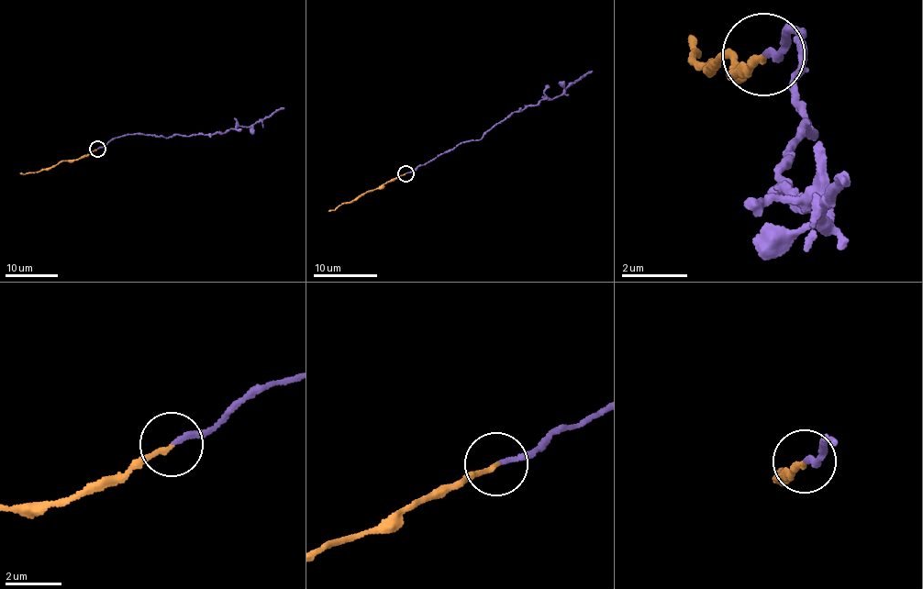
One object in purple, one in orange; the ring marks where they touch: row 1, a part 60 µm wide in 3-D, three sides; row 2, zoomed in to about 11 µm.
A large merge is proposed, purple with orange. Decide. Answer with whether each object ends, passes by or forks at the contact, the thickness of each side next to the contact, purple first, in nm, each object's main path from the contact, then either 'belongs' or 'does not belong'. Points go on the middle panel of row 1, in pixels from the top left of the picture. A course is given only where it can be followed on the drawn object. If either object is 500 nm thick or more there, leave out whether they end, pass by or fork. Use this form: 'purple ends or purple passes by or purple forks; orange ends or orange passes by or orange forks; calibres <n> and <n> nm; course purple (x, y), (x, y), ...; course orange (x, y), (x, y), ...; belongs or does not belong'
purple ends; orange ends; calibres 150 and 150 nm; course purple (405, 172), (459, 144), (483, 138), (515, 111), (539, 105), (541, 99), (557, 98), (568, 85), (592, 71); course orange (405, 172), (348, 203), (339, 204), (334, 210), (328, 211); does not belong

